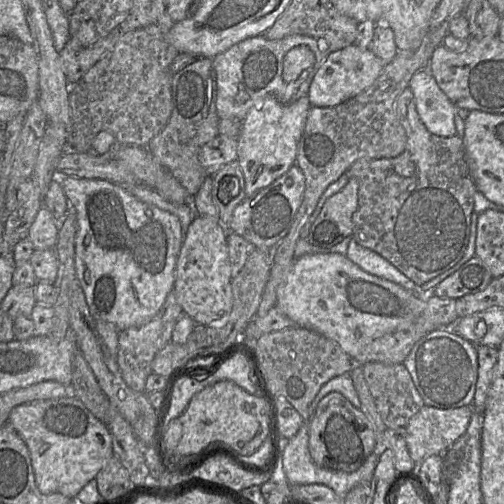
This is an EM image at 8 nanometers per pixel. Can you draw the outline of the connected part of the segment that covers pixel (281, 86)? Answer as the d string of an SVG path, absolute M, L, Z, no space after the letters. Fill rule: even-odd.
M265 35L247 38L227 51L213 57L215 70L215 106L219 119L243 121L249 110L266 96L275 97L282 104L291 104L308 95L314 75L325 61L329 51L326 40L304 35L290 35L280 40L268 40ZM306 46L315 56L312 67L304 82L295 80L287 83L282 78L282 63L286 53L294 47Z

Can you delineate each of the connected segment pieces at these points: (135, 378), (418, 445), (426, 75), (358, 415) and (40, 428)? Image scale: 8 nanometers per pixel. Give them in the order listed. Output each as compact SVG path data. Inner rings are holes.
M172 290L168 294L161 310L148 323L119 331L119 349L116 361L129 388L136 392L145 391L146 379L152 374L152 361L156 354L172 340L173 329L182 314L182 307L177 301L175 292Z
M472 405L452 409L439 409L431 406L421 408L406 426L406 442L412 459L420 464L430 456L445 453L466 432L473 410Z
M428 69L417 71L411 77L408 87L414 96L416 111L426 129L440 137L456 135L455 106L438 87Z
M331 392L318 404L309 430L309 452L313 462L333 471L355 472L377 449L370 419L339 392Z
M77 397L17 405L11 410L8 423L29 450L35 482L42 494L59 493L70 499L75 498L114 455L107 426Z

